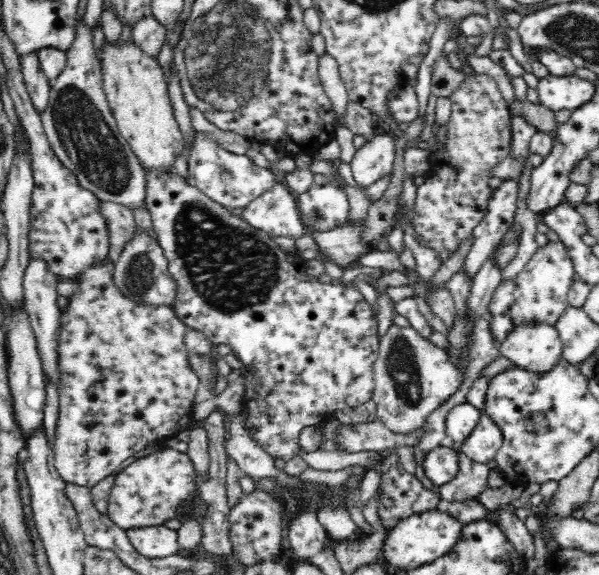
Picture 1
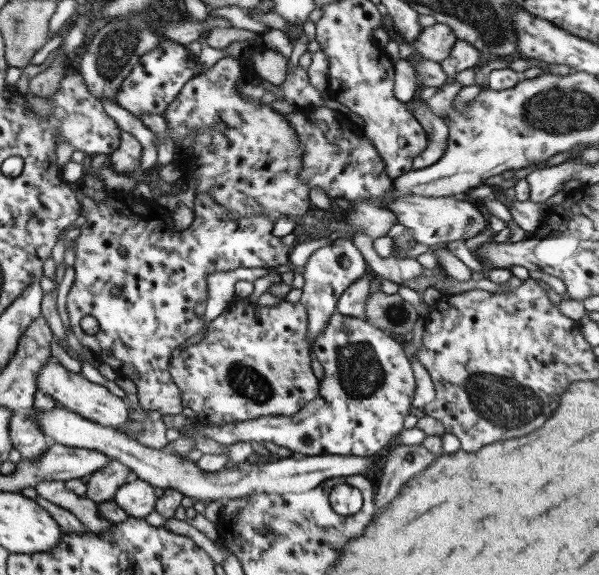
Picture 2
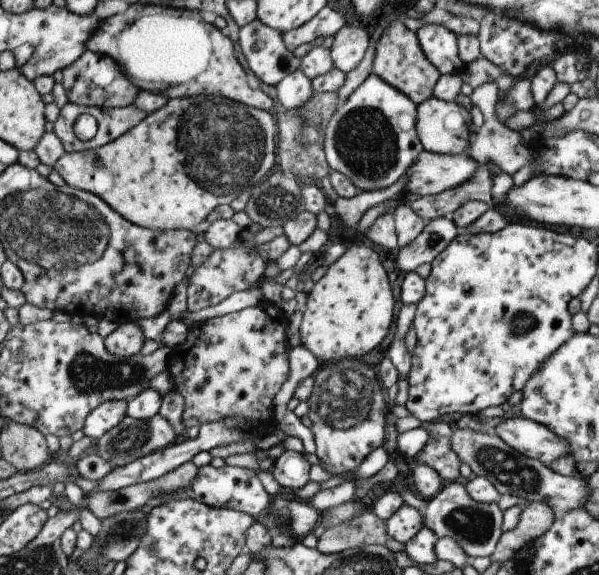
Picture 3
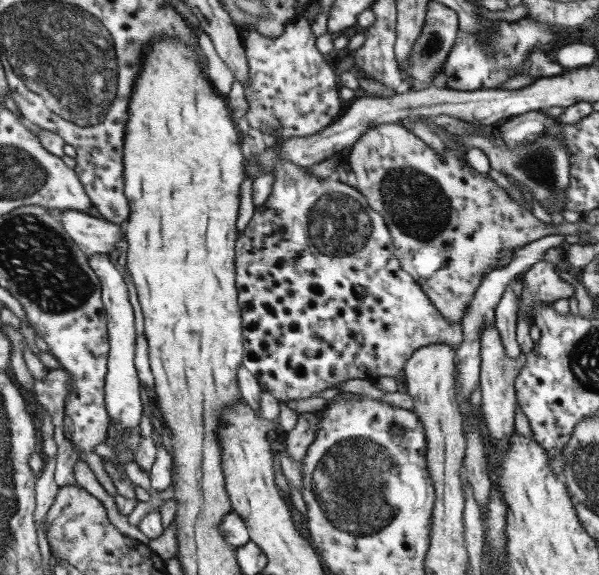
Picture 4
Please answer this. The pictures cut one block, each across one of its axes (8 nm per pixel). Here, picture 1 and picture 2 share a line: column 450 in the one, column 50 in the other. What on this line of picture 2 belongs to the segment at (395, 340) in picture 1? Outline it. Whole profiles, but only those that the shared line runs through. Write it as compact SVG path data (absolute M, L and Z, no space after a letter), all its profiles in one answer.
M50 359L39 370L36 376L36 390L51 396L55 402L60 402L63 407L87 420L100 424L101 426L113 427L119 426L126 428L126 434L132 438L140 432L140 427L147 425L146 422L136 423L129 420L128 407L123 403L122 398L114 396L102 385L87 381L79 373L71 373L62 367L56 359Z

